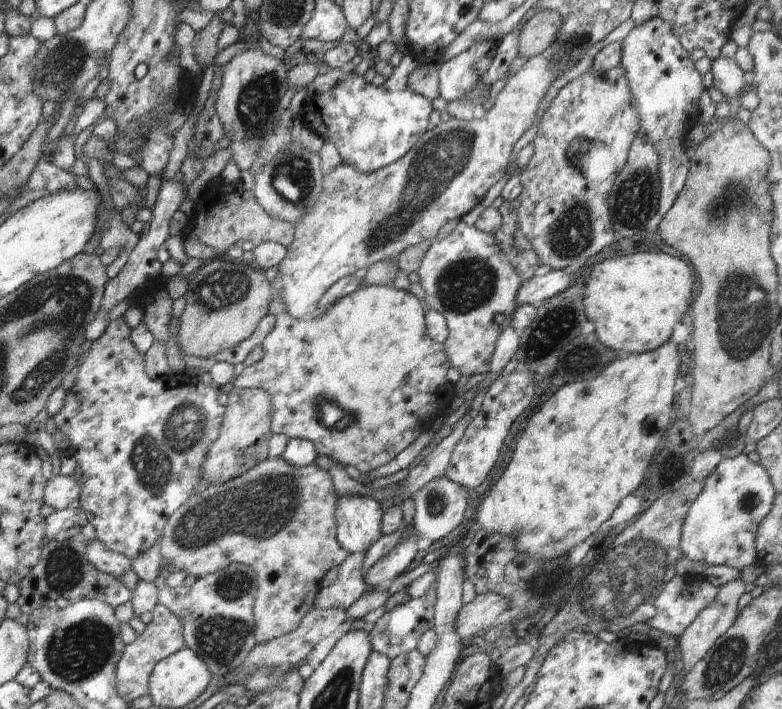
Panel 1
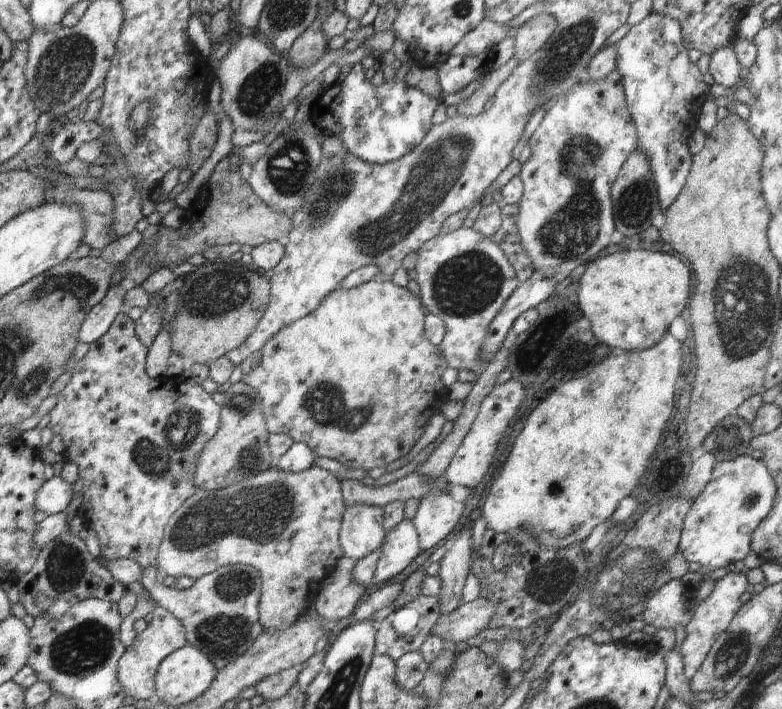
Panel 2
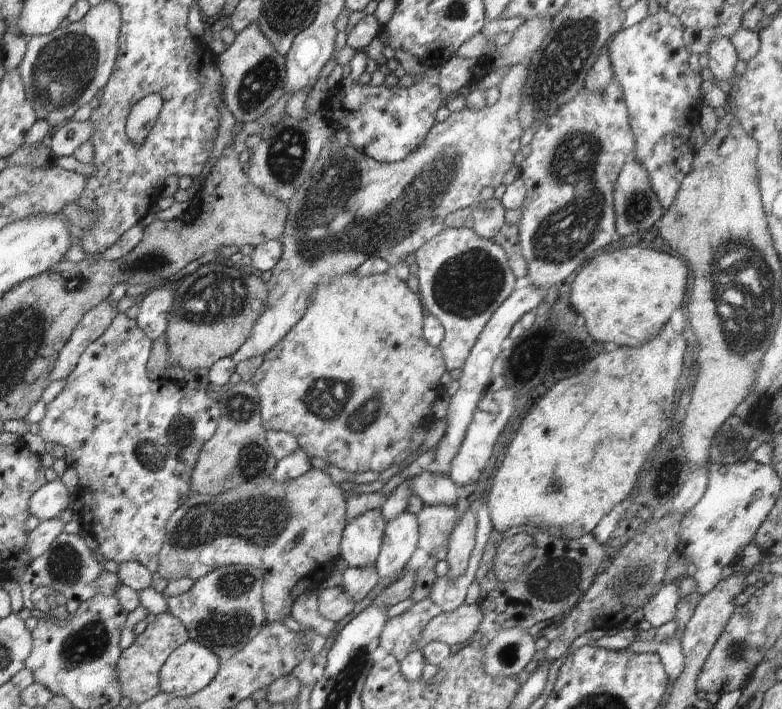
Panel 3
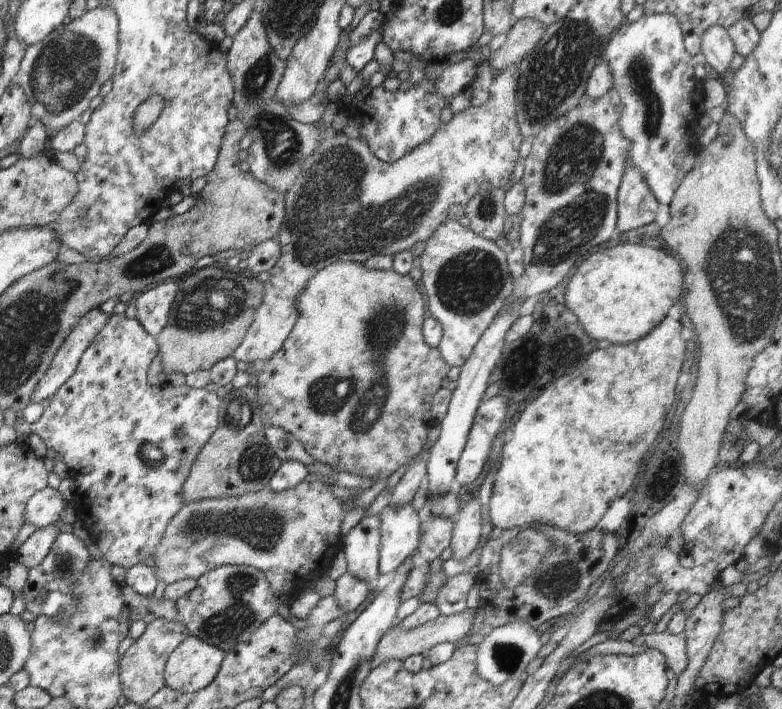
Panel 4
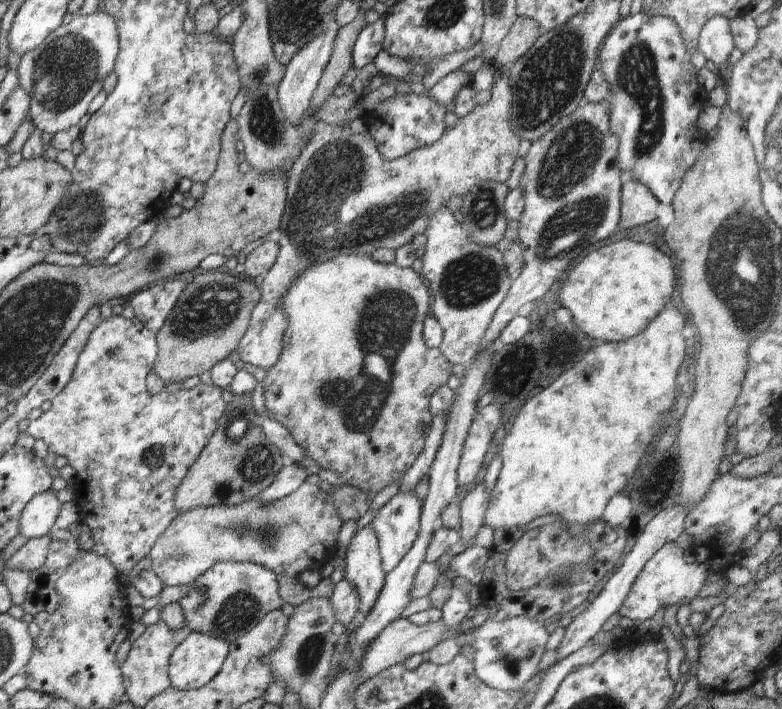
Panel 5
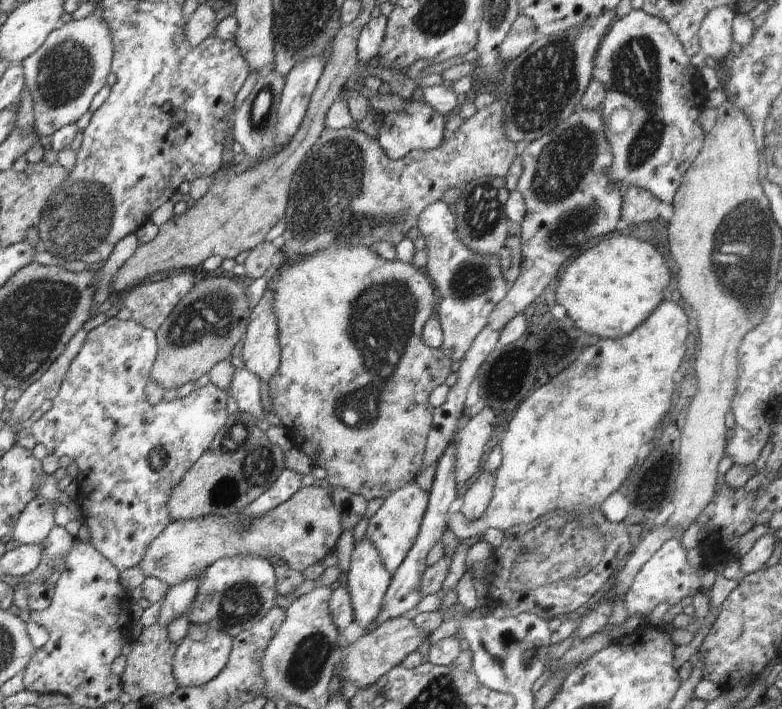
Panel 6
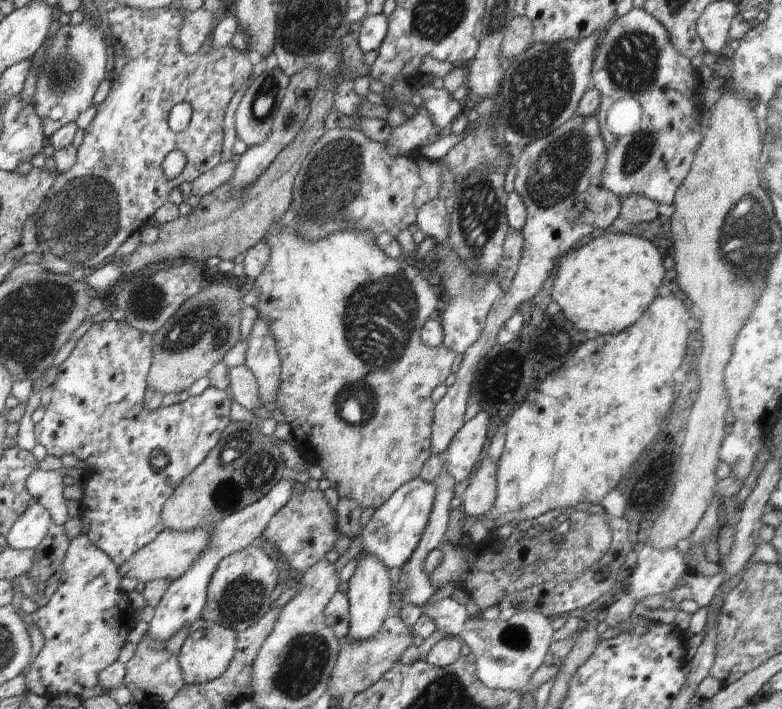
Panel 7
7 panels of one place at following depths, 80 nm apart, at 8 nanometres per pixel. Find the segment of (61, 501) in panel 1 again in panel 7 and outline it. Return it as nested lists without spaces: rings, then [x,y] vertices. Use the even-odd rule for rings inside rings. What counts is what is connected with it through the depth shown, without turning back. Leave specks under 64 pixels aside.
[[[32,500],[24,515],[14,522],[5,537],[8,546],[16,550],[35,550],[46,537],[50,522],[46,508]]]

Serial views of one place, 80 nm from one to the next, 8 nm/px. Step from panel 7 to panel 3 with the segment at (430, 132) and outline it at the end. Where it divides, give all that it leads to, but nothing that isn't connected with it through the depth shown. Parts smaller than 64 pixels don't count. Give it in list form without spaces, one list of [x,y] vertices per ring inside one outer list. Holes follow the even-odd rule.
[[[362,52],[356,53],[350,61],[350,73],[328,90],[317,114],[324,116],[335,130],[345,128],[350,136],[349,144],[366,157],[381,163],[404,160],[416,147],[426,143],[428,132],[436,124],[437,109],[446,103],[437,83],[439,69],[424,69],[424,76],[408,88],[399,84],[392,88],[361,85],[358,80],[366,71],[368,59]]]

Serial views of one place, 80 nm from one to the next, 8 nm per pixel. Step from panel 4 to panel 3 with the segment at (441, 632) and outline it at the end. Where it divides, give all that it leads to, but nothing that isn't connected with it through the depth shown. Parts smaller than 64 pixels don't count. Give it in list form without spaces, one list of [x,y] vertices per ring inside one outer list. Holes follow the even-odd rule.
[[[480,601],[472,604],[462,604],[449,613],[440,613],[435,616],[422,631],[417,645],[418,650],[429,642],[440,641],[447,645],[462,644],[479,630],[483,619],[483,606]]]

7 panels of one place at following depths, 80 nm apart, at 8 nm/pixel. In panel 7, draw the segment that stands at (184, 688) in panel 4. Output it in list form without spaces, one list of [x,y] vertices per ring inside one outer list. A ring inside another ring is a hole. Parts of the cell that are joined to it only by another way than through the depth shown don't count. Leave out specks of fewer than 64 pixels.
[[[203,619],[193,622],[188,628],[188,636],[180,648],[180,654],[177,655],[184,682],[187,684],[208,683],[223,676],[234,658],[236,642],[238,642],[238,633],[228,626]]]

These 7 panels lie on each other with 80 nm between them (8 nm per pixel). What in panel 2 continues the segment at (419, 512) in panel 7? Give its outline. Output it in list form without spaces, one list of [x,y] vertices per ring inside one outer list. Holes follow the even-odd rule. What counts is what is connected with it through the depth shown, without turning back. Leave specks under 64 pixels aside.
[[[404,519],[385,536],[382,554],[379,556],[374,584],[393,580],[422,552],[420,539],[410,519]]]

